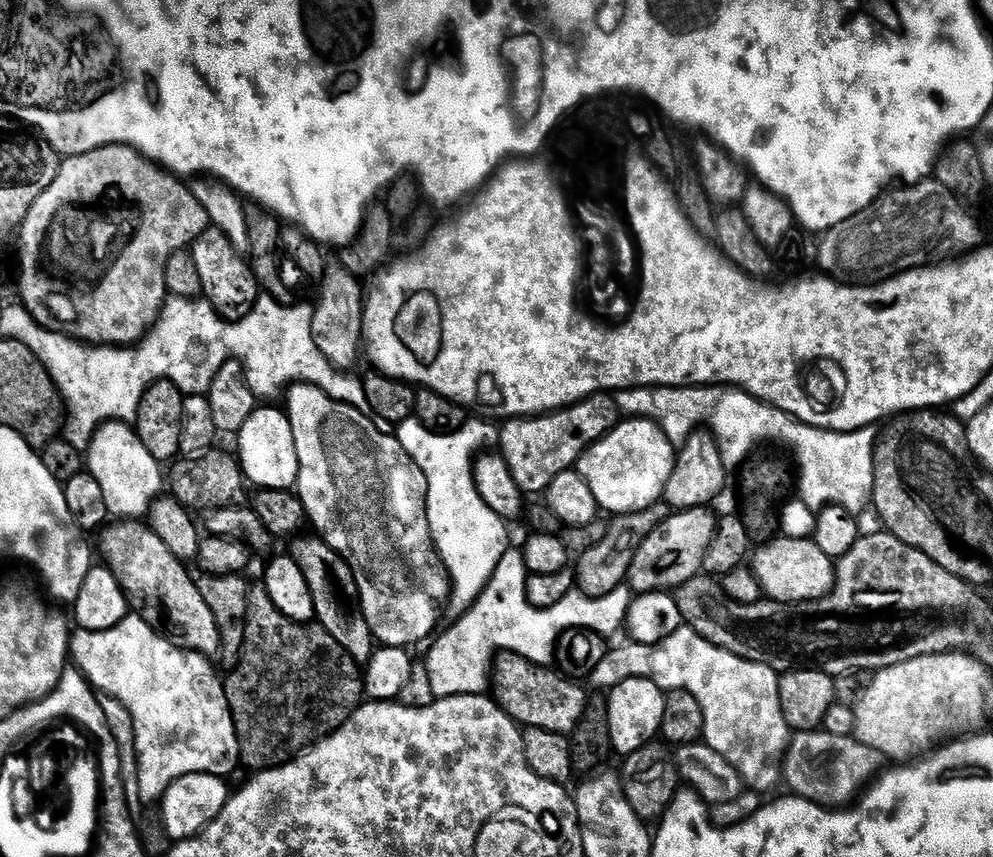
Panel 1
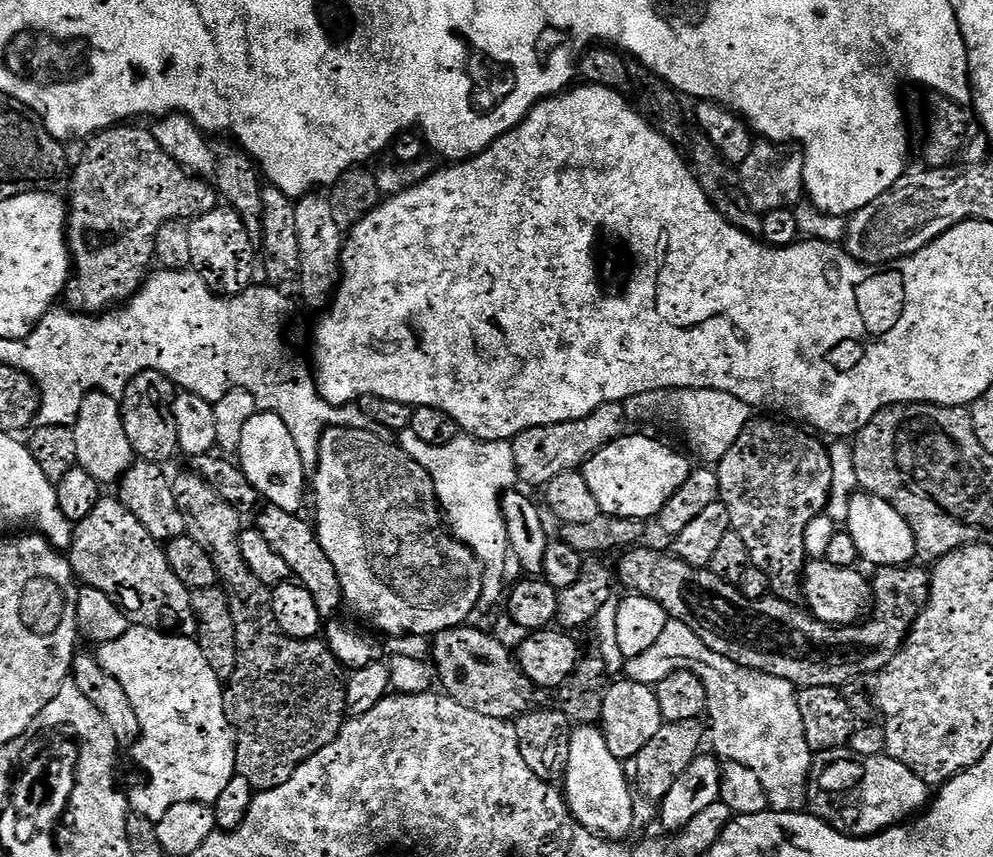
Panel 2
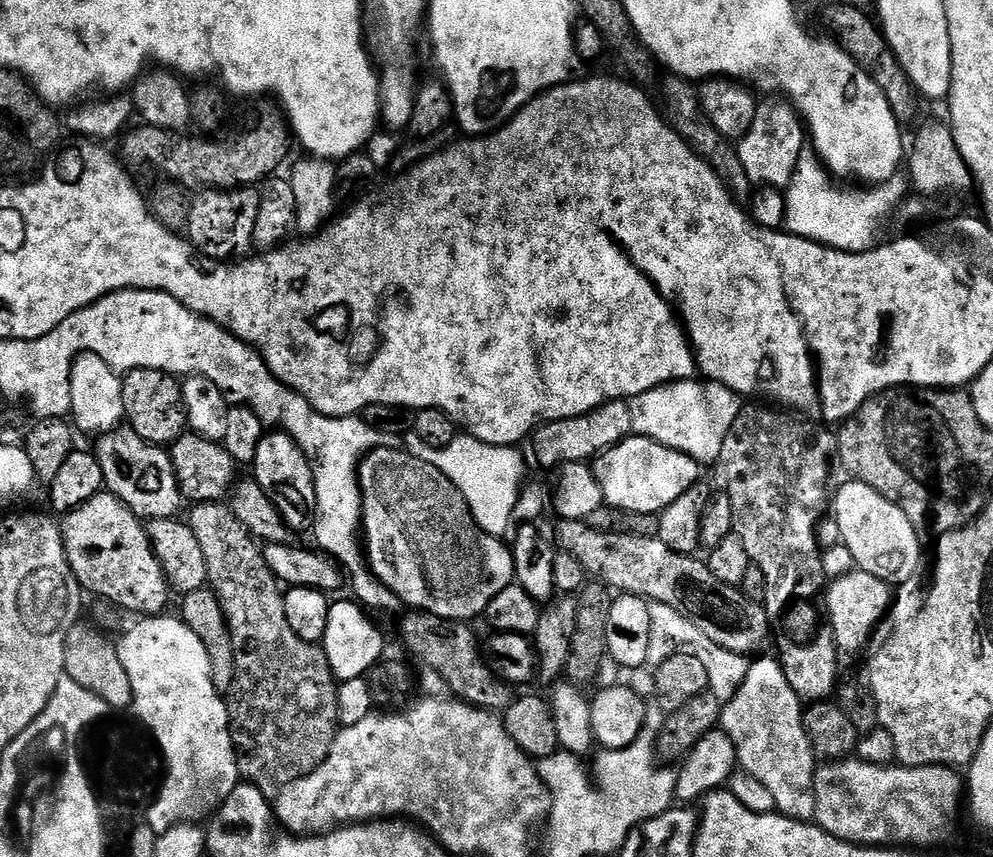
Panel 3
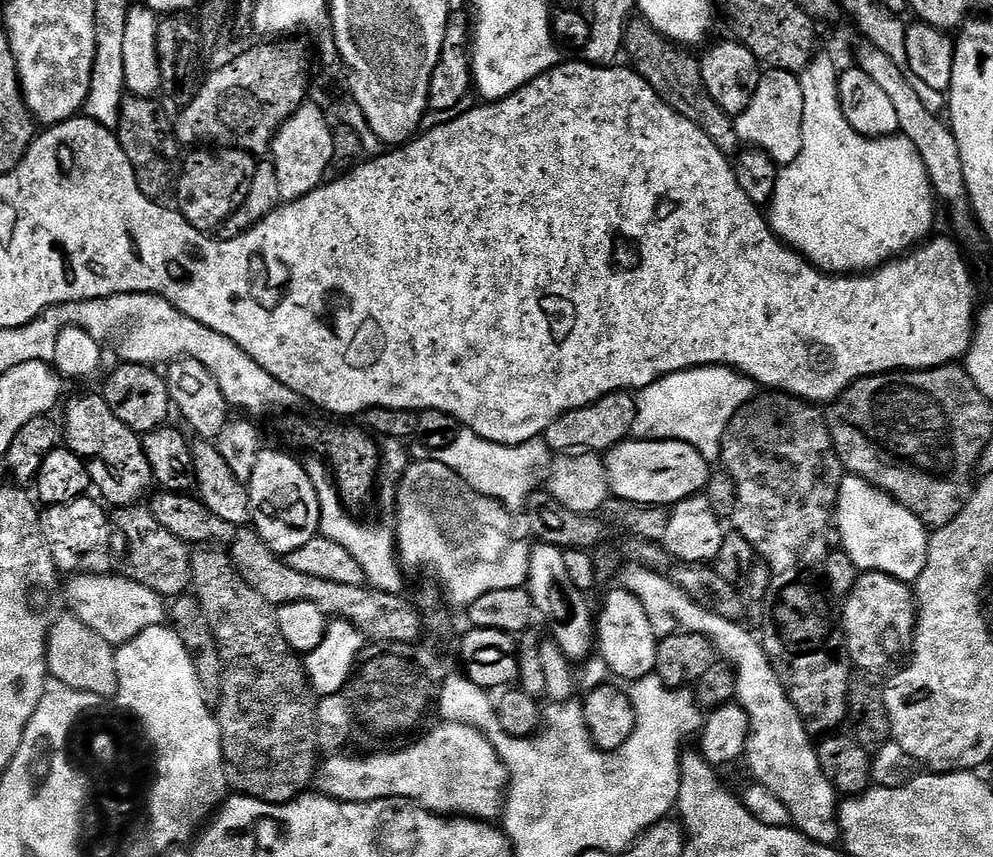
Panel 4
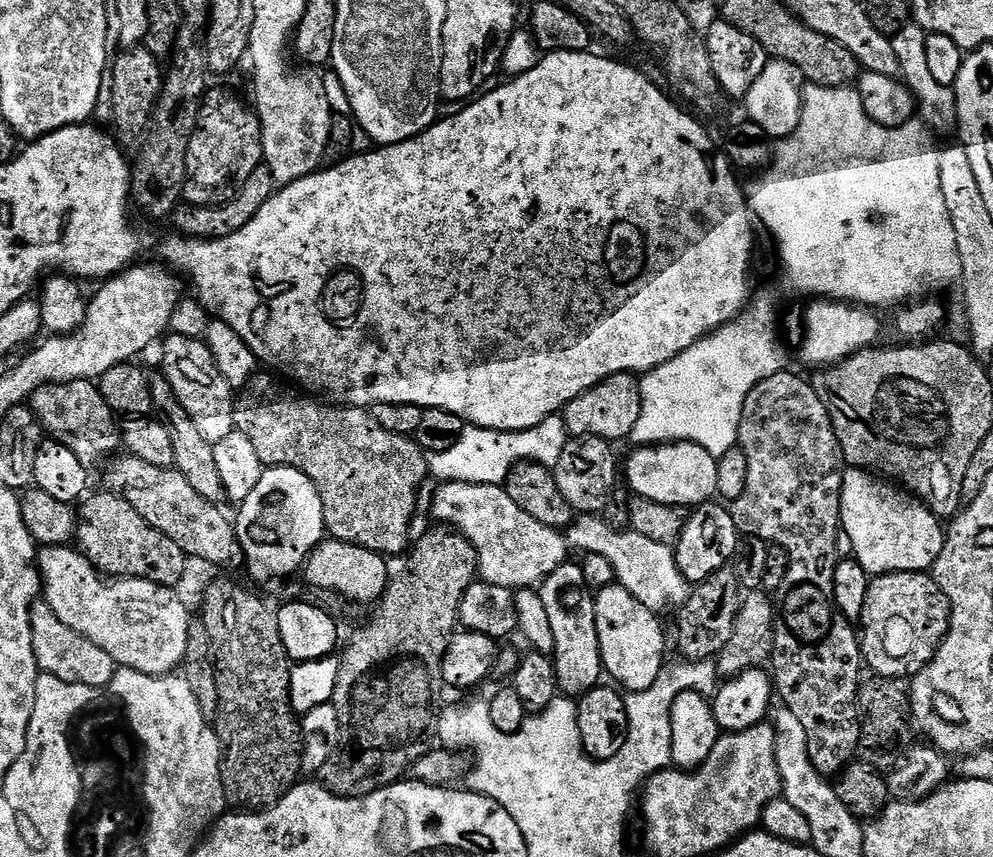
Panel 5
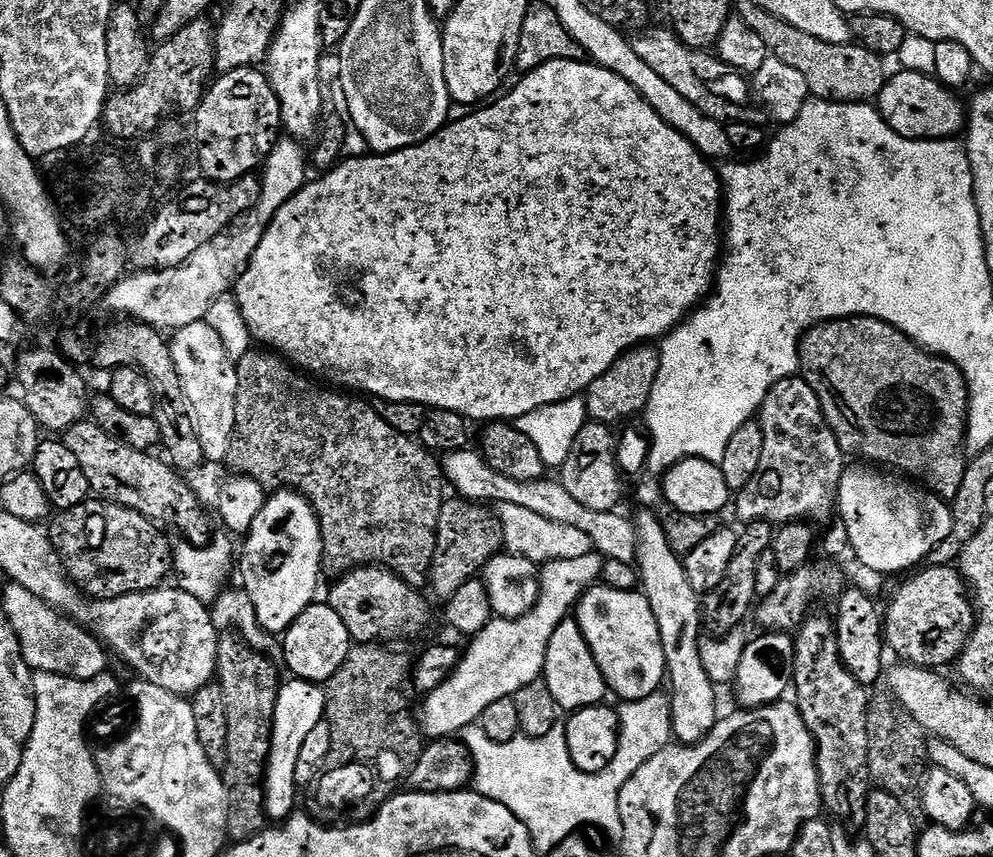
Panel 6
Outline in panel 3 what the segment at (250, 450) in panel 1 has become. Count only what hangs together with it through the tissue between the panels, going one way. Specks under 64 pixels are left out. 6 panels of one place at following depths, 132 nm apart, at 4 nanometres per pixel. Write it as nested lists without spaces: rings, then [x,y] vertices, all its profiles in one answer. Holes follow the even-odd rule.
[[[276,430],[273,436],[265,435],[257,446],[254,461],[254,478],[262,490],[274,502],[274,506],[284,516],[288,527],[311,529],[316,522],[316,488],[312,479],[312,468],[302,449],[291,436]]]

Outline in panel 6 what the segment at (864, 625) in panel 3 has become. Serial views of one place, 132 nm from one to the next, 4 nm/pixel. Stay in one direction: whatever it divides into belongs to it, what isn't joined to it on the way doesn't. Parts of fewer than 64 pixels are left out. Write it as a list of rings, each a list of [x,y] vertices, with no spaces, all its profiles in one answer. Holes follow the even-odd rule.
[[[928,566],[920,571],[893,594],[888,612],[886,608],[882,616],[884,639],[887,647],[900,655],[901,661],[940,670],[943,664],[951,660],[953,663],[968,645],[968,637],[976,626],[974,604],[955,567]]]

